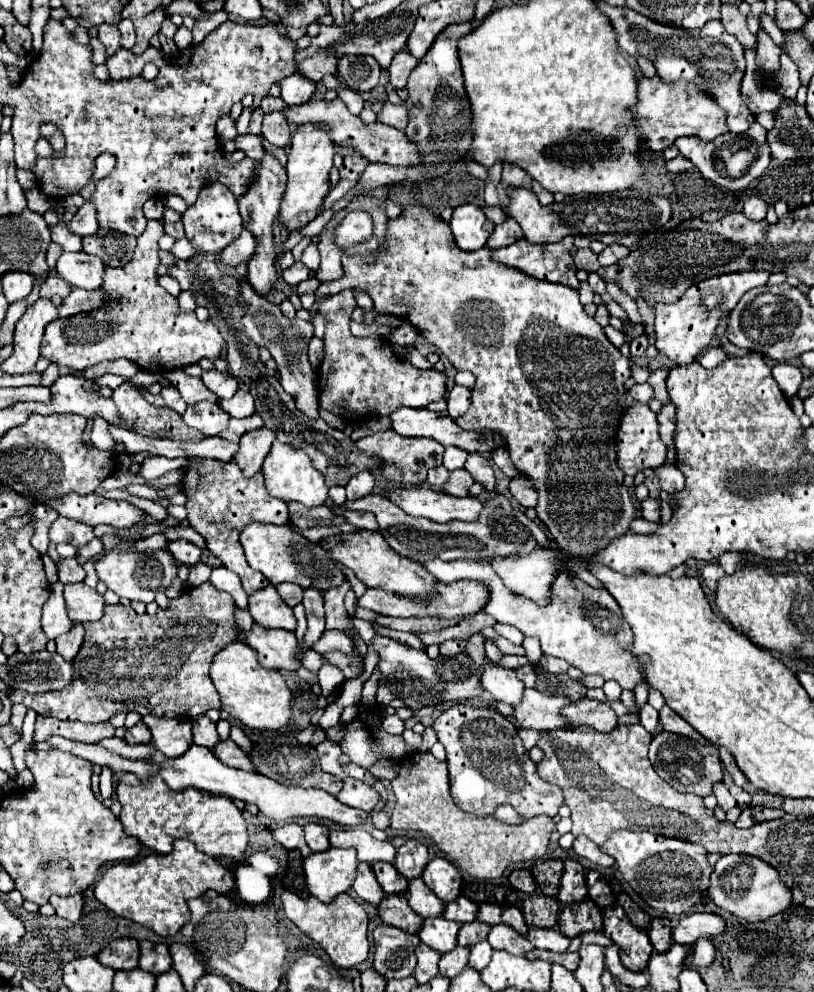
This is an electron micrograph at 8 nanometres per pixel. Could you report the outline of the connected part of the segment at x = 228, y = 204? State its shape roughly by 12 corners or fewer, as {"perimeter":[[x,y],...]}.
{"perimeter":[[201,187],[181,215],[197,253],[219,253],[243,229],[237,197]]}

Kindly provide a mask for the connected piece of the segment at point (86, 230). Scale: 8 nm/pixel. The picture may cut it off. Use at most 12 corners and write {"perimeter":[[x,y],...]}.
{"perimeter":[[79,207],[69,223],[73,233],[85,237],[99,229],[95,209]]}

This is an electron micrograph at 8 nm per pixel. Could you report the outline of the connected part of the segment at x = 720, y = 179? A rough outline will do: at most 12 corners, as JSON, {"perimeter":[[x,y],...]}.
{"perimeter":[[721,135],[711,143],[679,137],[683,157],[715,185],[743,191],[751,179],[729,178],[719,151],[731,141]]}

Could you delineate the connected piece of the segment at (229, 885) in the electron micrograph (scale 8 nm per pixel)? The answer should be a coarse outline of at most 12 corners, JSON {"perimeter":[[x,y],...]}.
{"perimeter":[[189,839],[115,863],[95,897],[161,937],[187,899],[229,893],[233,875]]}

